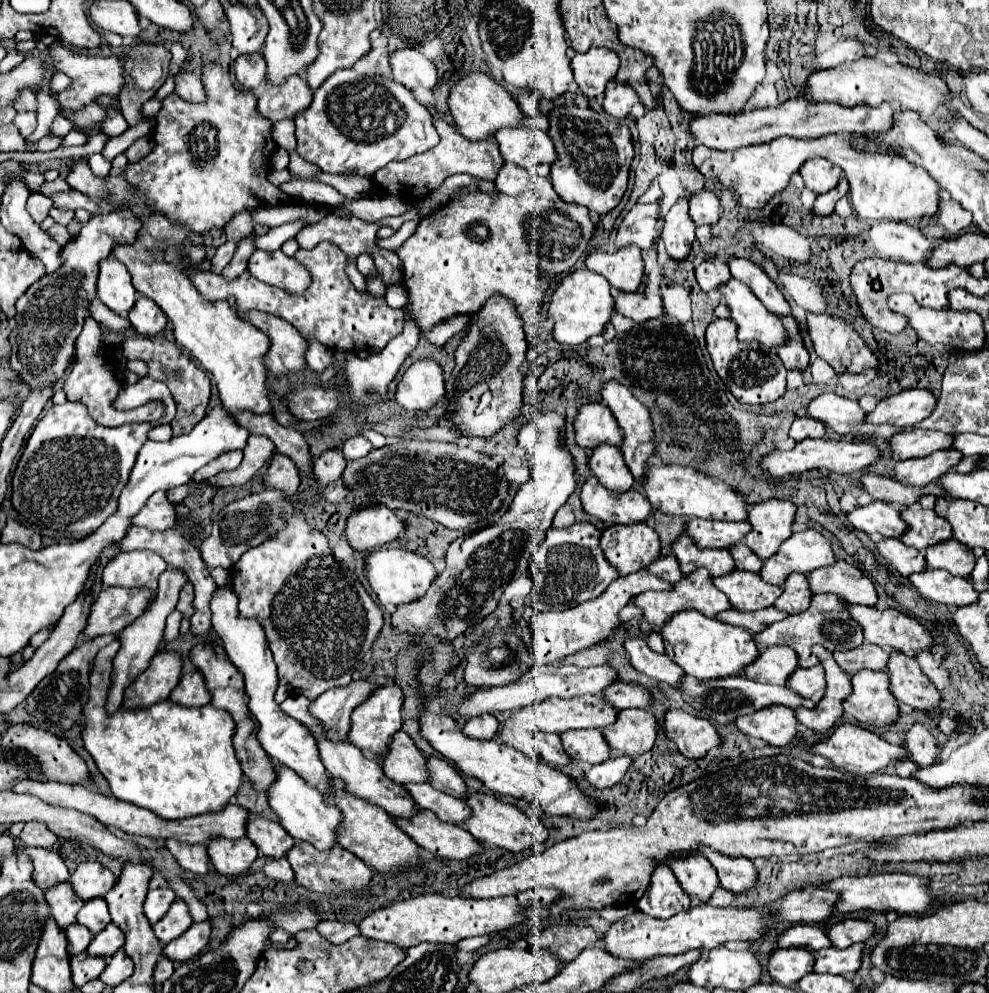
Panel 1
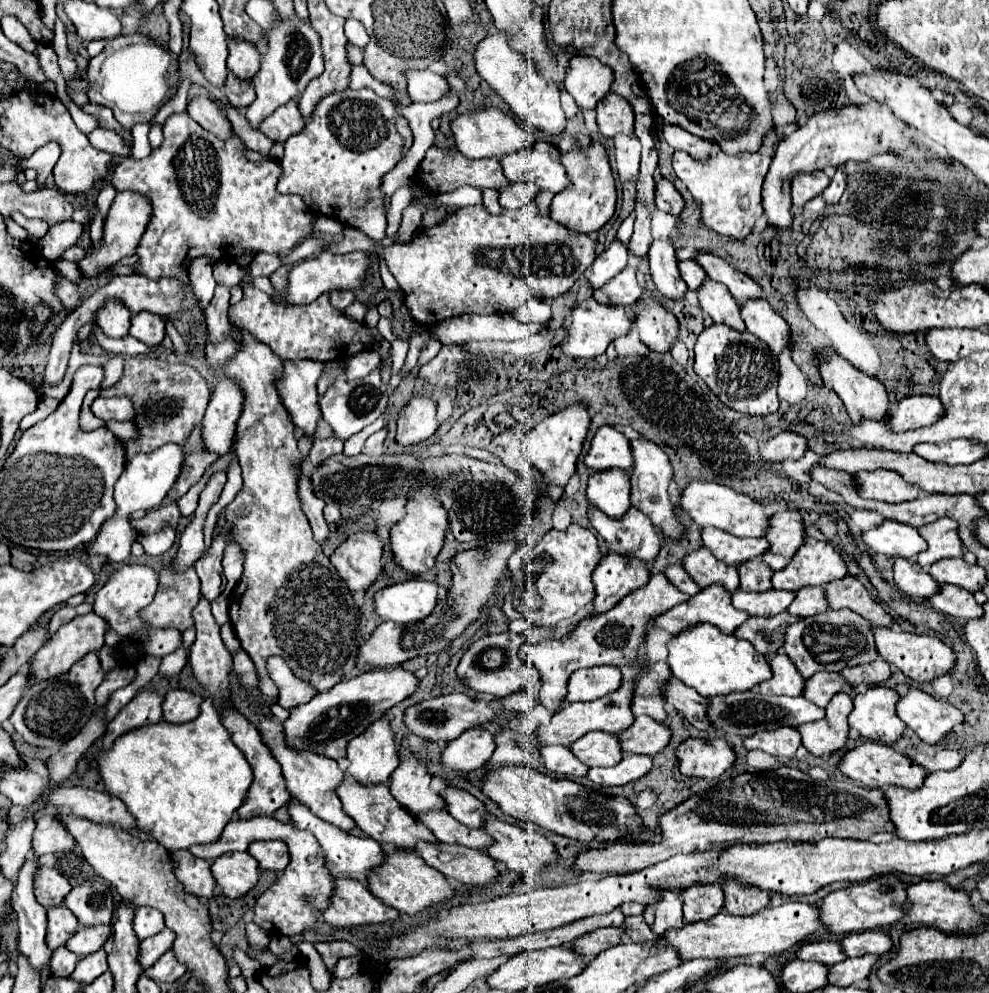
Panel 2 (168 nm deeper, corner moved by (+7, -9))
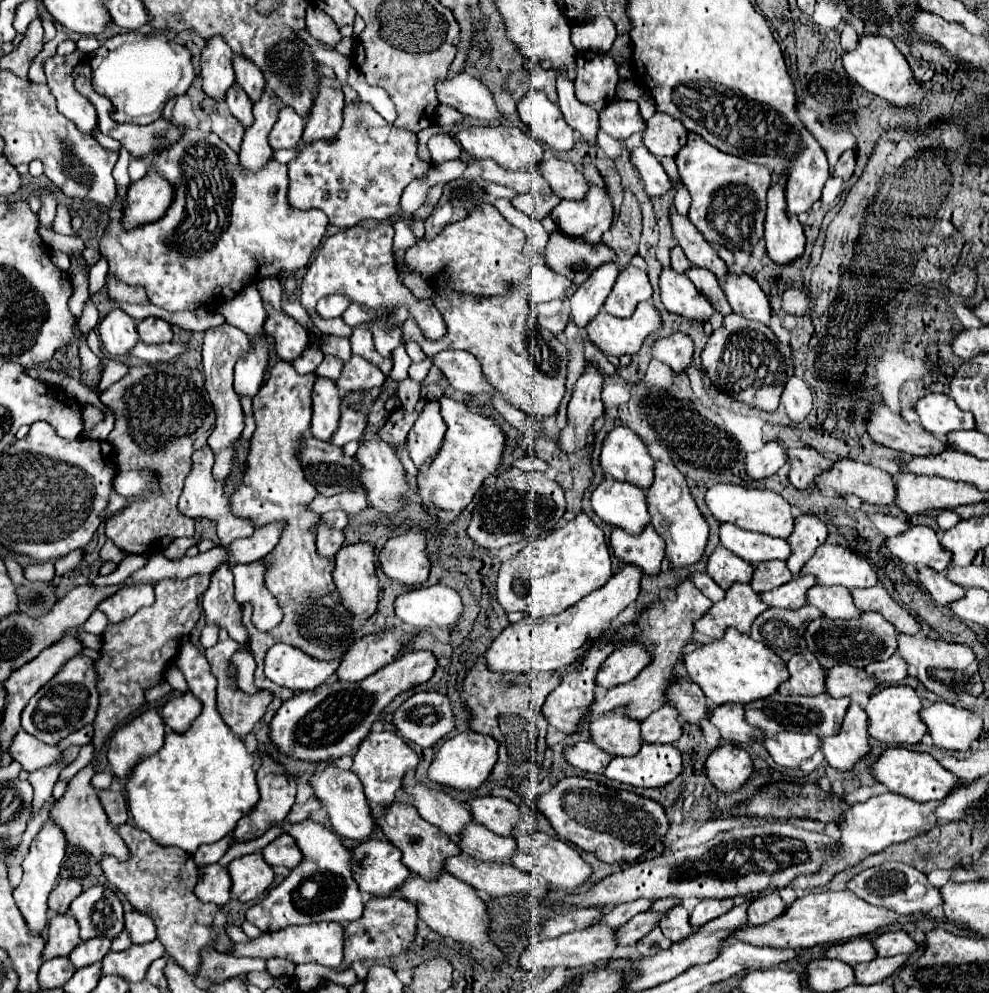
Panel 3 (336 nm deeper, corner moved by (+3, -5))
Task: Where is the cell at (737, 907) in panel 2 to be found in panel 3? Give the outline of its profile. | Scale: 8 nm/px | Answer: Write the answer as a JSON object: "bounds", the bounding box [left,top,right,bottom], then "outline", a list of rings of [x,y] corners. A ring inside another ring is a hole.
{"bounds":[748,892,786,926],"outline":[[[768,892],[764,896],[756,896],[752,898],[750,906],[748,906],[748,924],[752,926],[760,926],[766,924],[770,920],[774,920],[776,916],[780,916],[784,912],[786,904],[780,900],[778,892]]]}

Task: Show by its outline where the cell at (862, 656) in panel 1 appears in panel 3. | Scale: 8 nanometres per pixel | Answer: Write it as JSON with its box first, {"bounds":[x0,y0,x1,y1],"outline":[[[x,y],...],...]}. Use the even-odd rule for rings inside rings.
{"bounds":[864,654,906,684],"outline":[[[894,654],[890,660],[868,664],[864,670],[880,684],[898,684],[902,678],[906,678],[906,668],[906,662],[898,654]]]}

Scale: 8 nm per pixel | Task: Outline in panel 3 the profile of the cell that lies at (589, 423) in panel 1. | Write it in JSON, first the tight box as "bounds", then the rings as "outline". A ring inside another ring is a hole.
{"bounds":[600,428,654,488],"outline":[[[614,428],[606,434],[600,466],[616,480],[632,482],[648,488],[654,478],[654,460],[650,458],[644,442],[630,428]]]}

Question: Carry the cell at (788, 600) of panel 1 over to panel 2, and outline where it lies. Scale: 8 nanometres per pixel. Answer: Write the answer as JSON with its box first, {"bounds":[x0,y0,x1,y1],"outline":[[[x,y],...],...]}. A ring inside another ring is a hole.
{"bounds":[788,588,828,616],"outline":[[[802,588],[796,592],[794,602],[788,608],[794,616],[814,616],[828,610],[824,588]]]}

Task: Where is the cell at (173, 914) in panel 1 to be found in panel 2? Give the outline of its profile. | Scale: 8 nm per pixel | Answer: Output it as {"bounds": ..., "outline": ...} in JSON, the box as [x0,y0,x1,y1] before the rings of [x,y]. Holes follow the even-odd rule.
{"bounds":[138,928,174,970],"outline":[[[164,928],[162,932],[158,932],[156,936],[142,940],[142,944],[140,944],[140,954],[138,954],[140,966],[142,966],[144,970],[150,968],[164,952],[170,950],[170,944],[172,944],[172,942],[174,942],[174,934],[172,934],[172,932],[166,932],[166,928]]]}

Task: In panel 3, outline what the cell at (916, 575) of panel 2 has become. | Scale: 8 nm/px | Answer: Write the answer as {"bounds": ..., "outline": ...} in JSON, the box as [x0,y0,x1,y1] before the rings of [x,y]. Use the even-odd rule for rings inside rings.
{"bounds":[918,568,964,604],"outline":[[[920,568],[918,570],[918,580],[920,584],[930,592],[930,596],[938,602],[938,604],[950,604],[952,600],[958,600],[964,596],[964,588],[960,588],[958,584],[950,582],[946,578],[946,574],[934,572],[932,568]]]}

